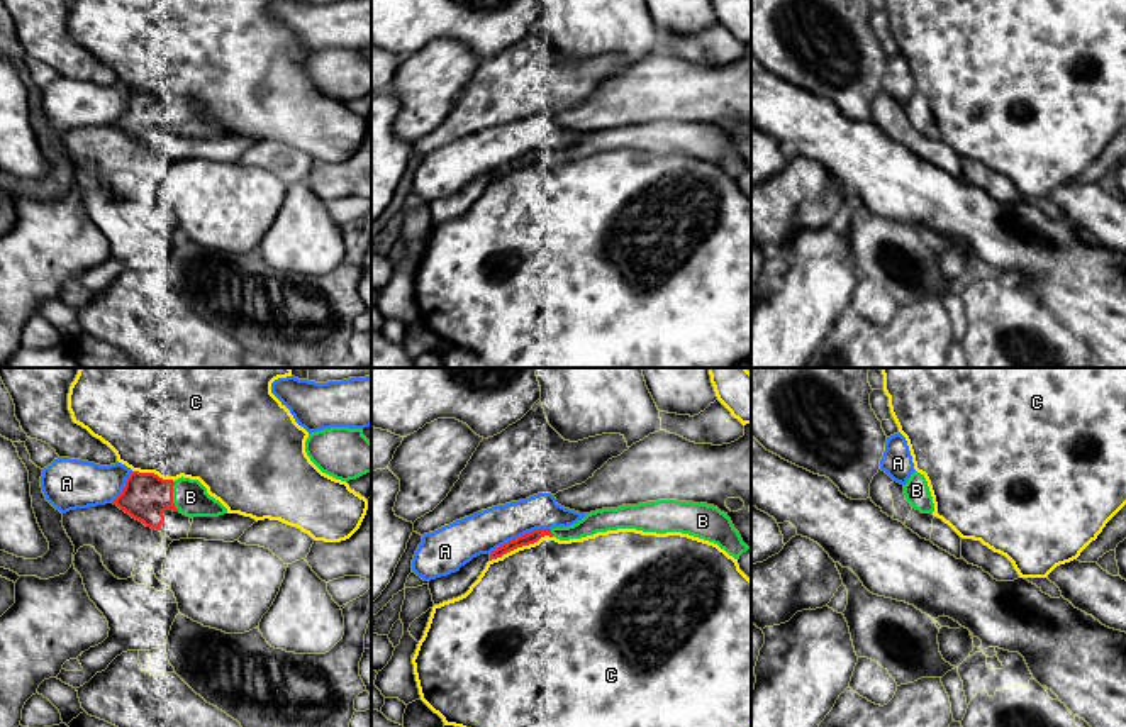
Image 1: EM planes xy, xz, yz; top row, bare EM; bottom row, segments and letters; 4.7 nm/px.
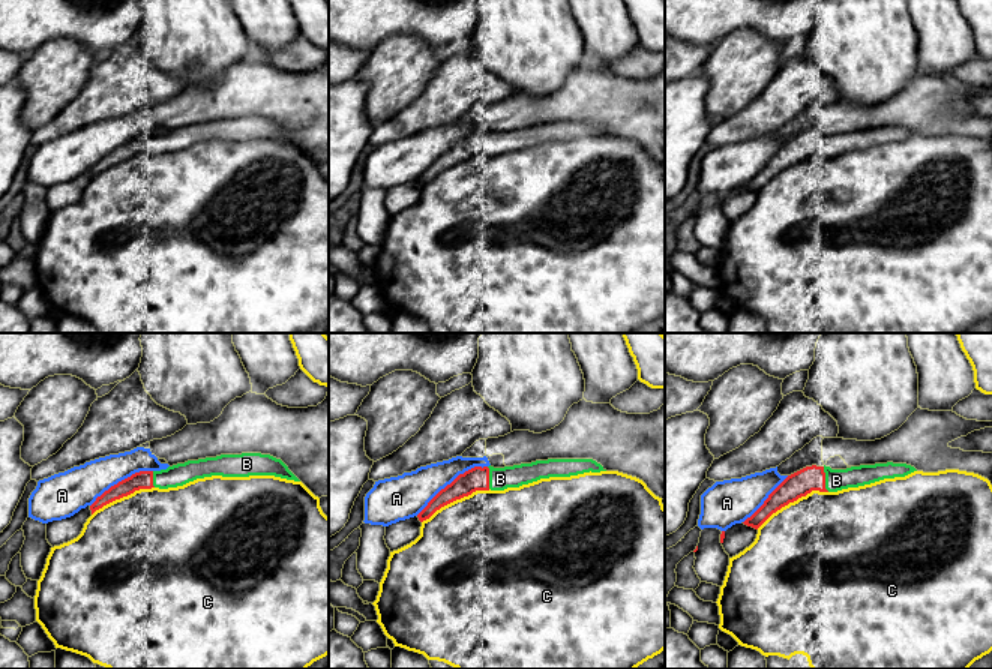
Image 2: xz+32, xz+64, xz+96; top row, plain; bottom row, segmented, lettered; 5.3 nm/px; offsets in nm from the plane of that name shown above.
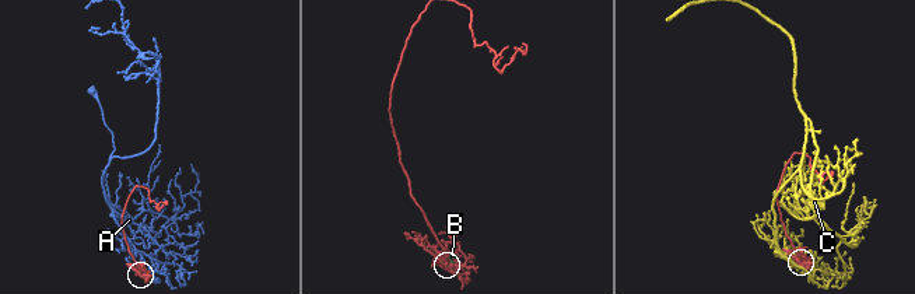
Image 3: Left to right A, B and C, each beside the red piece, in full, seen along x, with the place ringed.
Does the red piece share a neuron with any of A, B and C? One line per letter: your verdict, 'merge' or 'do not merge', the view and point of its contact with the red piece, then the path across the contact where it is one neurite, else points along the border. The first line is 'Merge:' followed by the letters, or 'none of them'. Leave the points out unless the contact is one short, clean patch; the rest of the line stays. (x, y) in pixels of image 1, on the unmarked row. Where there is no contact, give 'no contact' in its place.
Merge: B
A: do not merge | xz (521, 156)
B: merge | xy (172, 117)
C: do not merge | xz (521, 166)

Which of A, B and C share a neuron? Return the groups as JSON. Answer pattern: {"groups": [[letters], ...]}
{"groups": [["A"], ["B"], ["C"]]}

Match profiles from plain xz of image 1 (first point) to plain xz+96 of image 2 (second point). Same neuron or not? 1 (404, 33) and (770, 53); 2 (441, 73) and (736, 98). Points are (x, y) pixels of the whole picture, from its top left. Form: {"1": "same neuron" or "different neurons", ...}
{"1": "different neurons", "2": "same neuron"}

